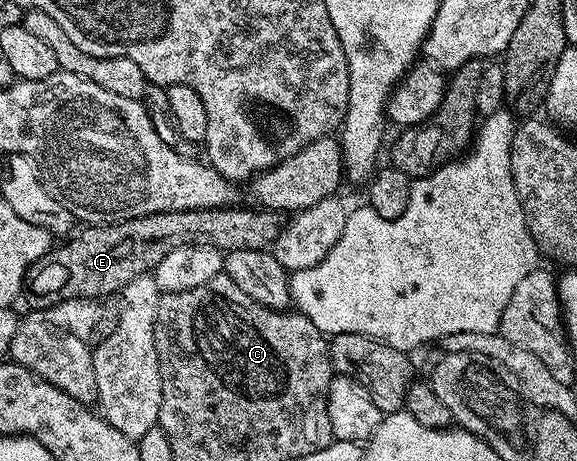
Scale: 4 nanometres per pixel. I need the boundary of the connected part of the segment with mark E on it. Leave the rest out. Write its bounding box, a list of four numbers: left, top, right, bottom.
[22,207,282,309]

